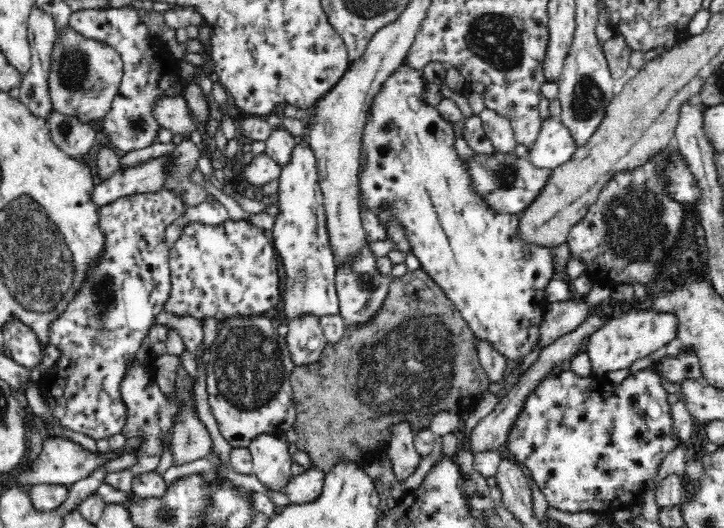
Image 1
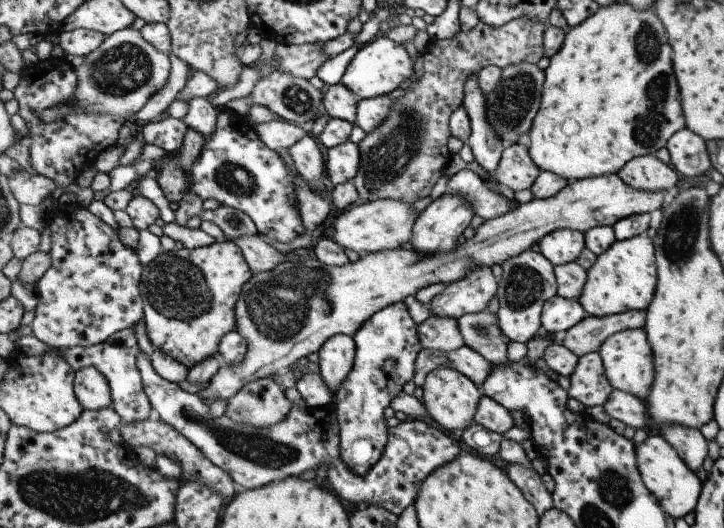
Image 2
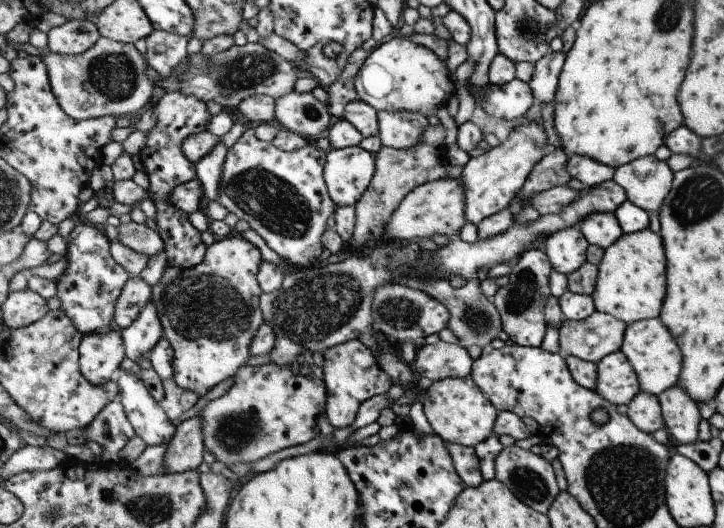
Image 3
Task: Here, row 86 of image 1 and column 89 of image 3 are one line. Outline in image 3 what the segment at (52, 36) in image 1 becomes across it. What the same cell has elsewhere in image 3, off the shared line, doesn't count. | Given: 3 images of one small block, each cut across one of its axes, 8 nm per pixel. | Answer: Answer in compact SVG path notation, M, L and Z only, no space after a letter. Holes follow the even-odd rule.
M86 19L68 20L46 33L49 50L62 55L80 55L102 37L98 24Z

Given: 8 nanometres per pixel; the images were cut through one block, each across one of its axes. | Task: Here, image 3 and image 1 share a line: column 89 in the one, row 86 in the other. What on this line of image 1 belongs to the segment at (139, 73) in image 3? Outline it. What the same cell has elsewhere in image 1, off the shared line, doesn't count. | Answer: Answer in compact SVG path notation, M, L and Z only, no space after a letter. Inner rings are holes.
M65 27L60 31L51 56L49 91L56 112L76 116L83 123L100 120L107 115L119 91L123 62L118 51L106 43L86 39Z

